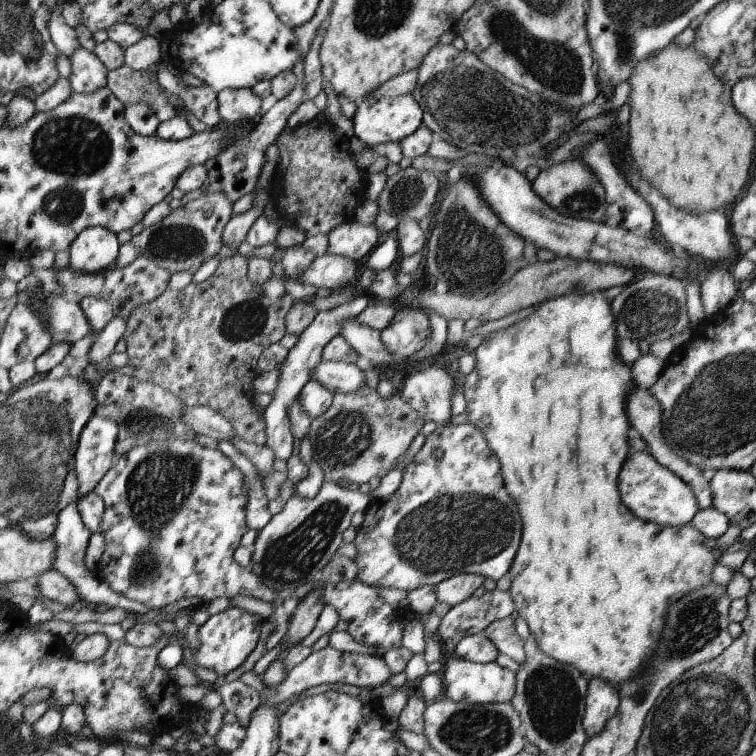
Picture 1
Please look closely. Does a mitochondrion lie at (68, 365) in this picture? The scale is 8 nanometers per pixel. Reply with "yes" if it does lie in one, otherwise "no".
no

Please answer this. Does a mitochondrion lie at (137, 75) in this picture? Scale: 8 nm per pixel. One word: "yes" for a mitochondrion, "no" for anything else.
no

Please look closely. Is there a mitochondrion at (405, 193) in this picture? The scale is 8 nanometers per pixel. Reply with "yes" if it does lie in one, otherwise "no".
yes

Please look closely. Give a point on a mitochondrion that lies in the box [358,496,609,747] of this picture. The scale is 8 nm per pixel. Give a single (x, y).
(551, 693)

